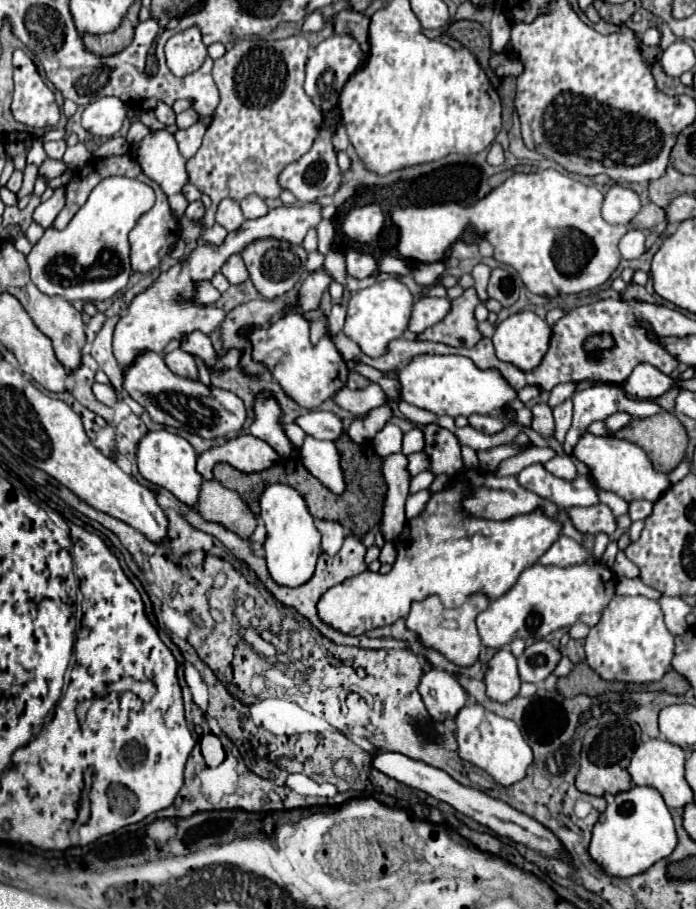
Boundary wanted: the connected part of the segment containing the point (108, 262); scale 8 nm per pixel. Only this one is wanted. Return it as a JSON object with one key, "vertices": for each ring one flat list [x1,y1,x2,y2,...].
{"vertices":[[118,175,102,179,92,189,88,201,78,209,78,213,66,225,66,229,58,231,54,227,48,227,44,231,42,239,28,253,30,277,36,283,36,287,46,295,60,295,70,303,74,303,74,301,106,301,114,293,124,289,128,283,128,277,132,273,128,233,136,225,140,213,146,213,152,207,152,201,154,201,152,187,138,179,118,177]]}

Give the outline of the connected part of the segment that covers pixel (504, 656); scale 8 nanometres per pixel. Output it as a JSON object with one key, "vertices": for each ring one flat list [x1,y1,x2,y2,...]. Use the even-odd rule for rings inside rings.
{"vertices":[[504,647,494,653,488,663,488,671,484,675,486,693,490,699,498,703,506,703,520,691,520,677,516,669,516,657]]}

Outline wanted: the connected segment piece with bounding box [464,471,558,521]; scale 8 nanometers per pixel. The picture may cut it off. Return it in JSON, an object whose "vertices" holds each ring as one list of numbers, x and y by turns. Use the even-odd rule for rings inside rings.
{"vertices":[[470,471,470,481,474,487,474,493,464,499,464,507,470,513,476,513,478,517,504,521,504,519,516,517,520,513,530,513,532,509,536,509,536,505,544,505,544,513,548,513,550,517,554,517,558,513,558,509,556,509,556,505,552,505,552,501,544,501,542,497,536,497,536,493,524,489,516,477,498,477,494,473,480,475,476,471]]}

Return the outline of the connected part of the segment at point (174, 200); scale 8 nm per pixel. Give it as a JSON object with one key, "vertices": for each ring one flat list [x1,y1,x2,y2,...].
{"vertices":[[156,131,156,133,148,133,136,147,134,147,134,157,136,161,140,161,140,167,144,171,144,175,148,175,152,181,156,181,160,185,160,189,164,191,164,195,168,197,168,203,174,211,174,215,180,219,184,217,184,211,188,207,188,199,184,195,184,185,188,185,190,175,186,171,186,159,178,153,176,147,176,139,172,133,168,131]]}

